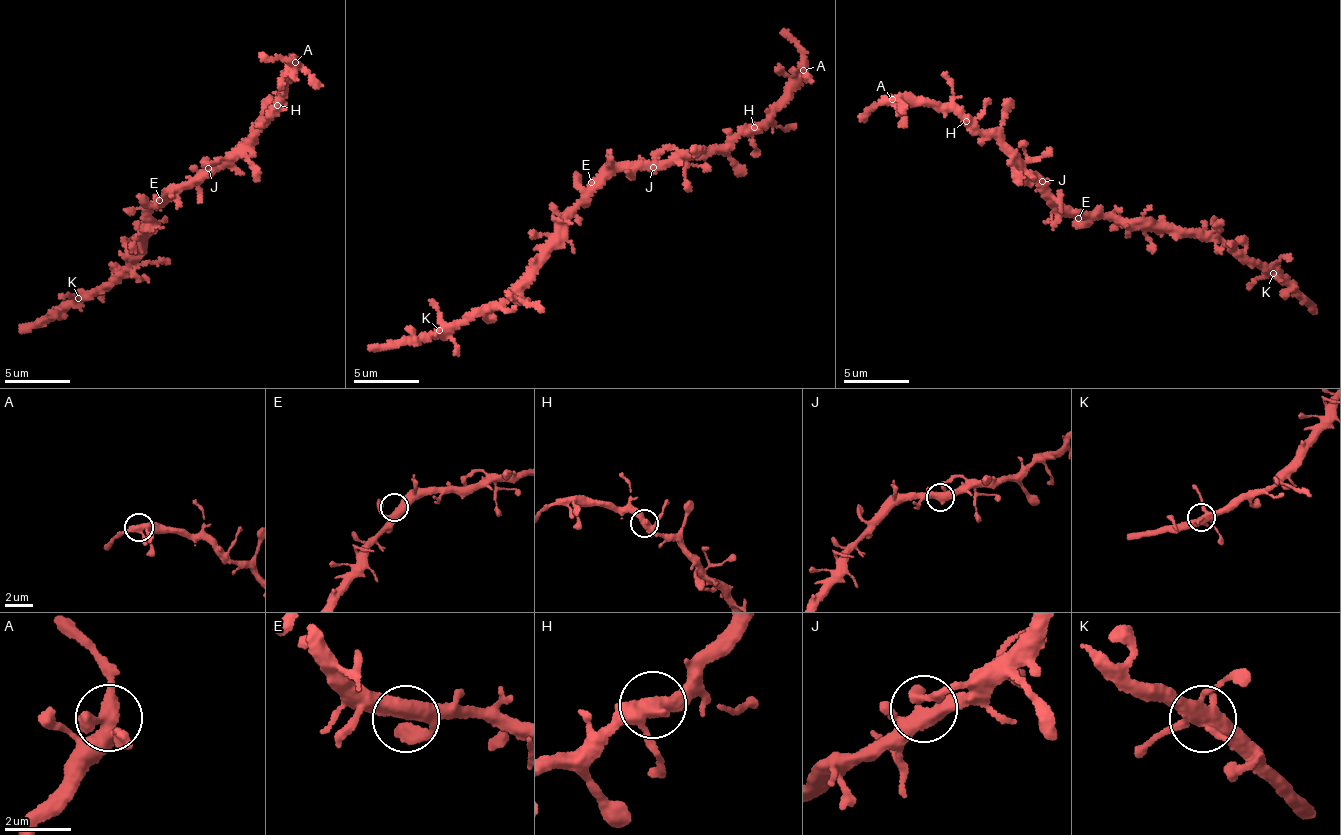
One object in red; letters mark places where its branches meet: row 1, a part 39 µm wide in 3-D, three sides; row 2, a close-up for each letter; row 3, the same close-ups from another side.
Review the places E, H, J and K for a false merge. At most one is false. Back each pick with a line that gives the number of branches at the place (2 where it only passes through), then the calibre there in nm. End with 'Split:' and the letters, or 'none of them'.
Split: none of them

